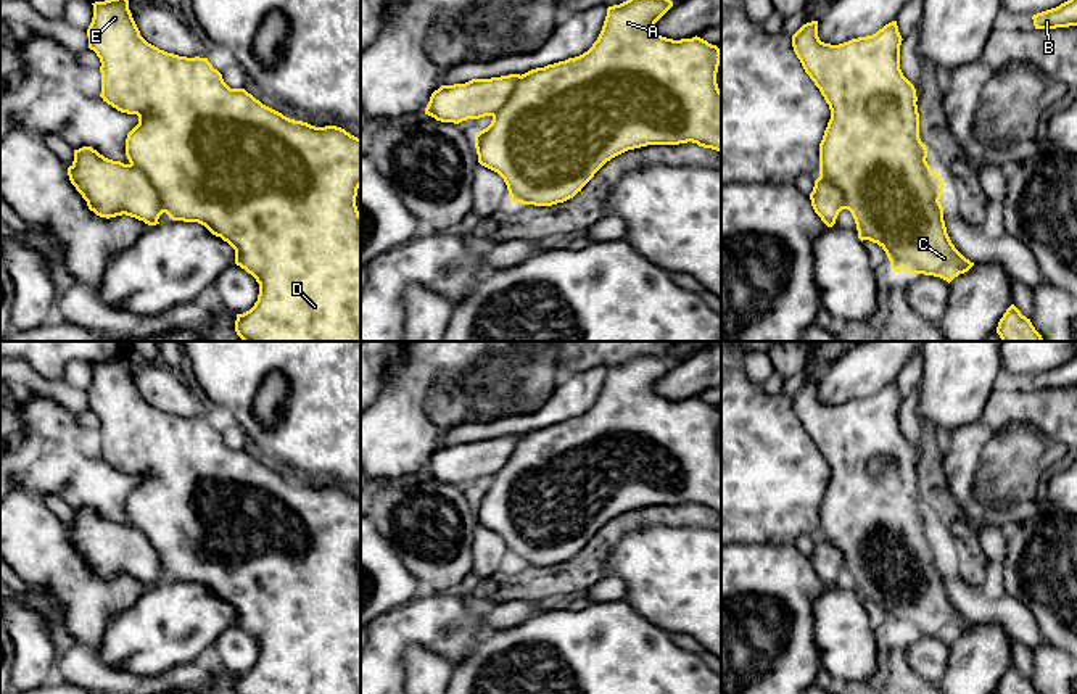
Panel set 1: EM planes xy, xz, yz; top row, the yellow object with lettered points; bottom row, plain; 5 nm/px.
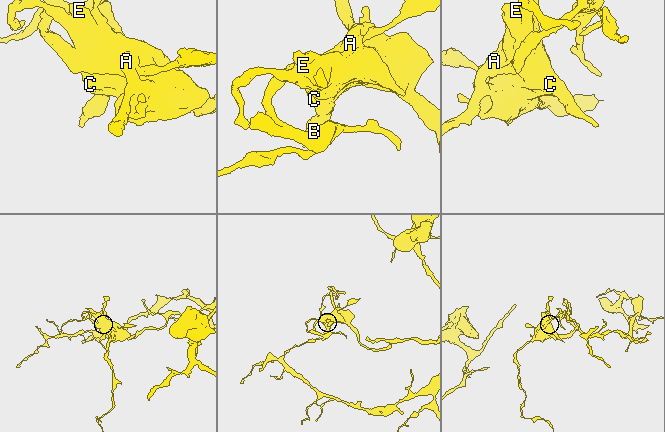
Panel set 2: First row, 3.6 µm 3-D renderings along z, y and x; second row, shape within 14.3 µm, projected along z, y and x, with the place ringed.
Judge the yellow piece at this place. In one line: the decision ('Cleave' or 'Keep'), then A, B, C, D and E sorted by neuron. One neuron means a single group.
Cleave. Groups: A C D E / B

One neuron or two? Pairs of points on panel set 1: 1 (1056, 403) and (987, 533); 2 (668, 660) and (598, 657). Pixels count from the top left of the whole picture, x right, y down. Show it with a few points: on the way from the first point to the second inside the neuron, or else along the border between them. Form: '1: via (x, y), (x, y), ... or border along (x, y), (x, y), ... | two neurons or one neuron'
1: border along (1005, 528), (981, 527), (977, 530) | two neurons
2: via (651, 660), (615, 660) | one neuron

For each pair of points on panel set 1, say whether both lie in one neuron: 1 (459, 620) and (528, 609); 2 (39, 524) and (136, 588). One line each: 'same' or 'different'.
1: different
2: same

